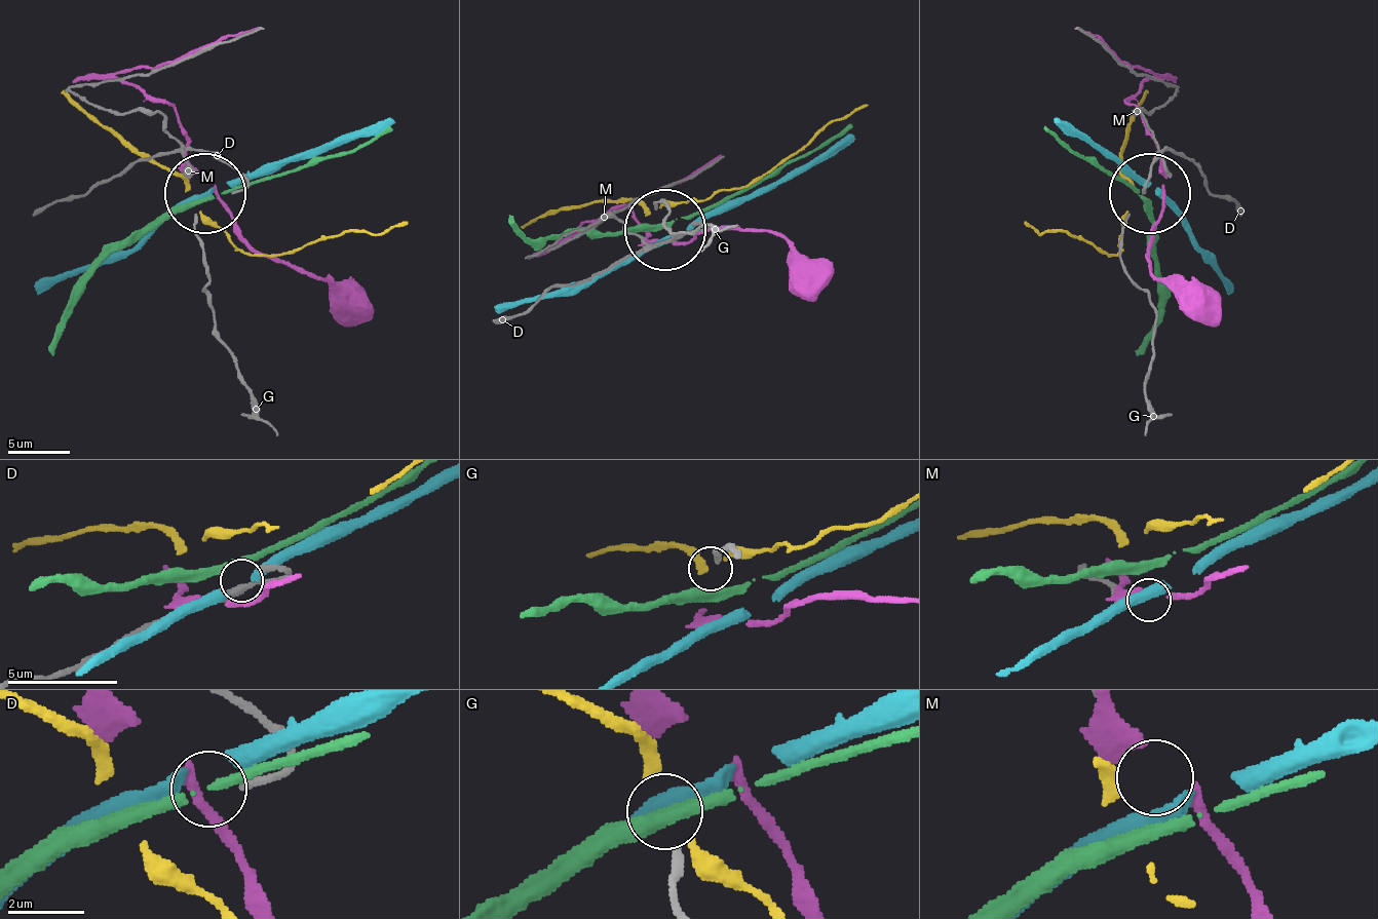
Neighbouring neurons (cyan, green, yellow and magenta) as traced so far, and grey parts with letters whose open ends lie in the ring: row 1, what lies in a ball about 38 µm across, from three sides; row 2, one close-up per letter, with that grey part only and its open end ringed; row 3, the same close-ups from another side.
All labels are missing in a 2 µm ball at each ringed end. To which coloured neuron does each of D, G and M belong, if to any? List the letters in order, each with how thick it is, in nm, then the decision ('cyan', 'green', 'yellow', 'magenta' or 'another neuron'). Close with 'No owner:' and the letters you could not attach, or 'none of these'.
D: calibre 240 nm; green
G: calibre 220 nm; yellow
M: calibre 320 nm; another neuron
No owner: M

